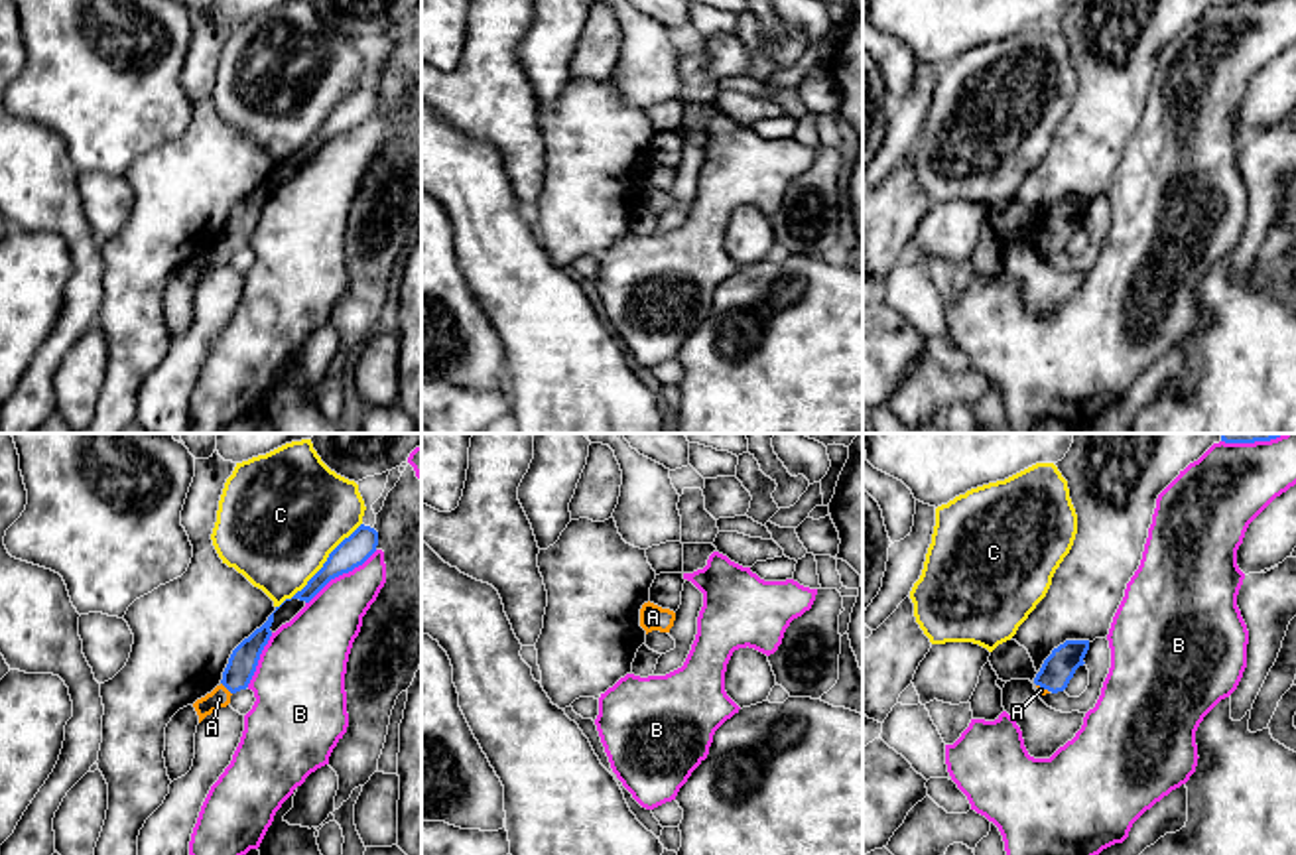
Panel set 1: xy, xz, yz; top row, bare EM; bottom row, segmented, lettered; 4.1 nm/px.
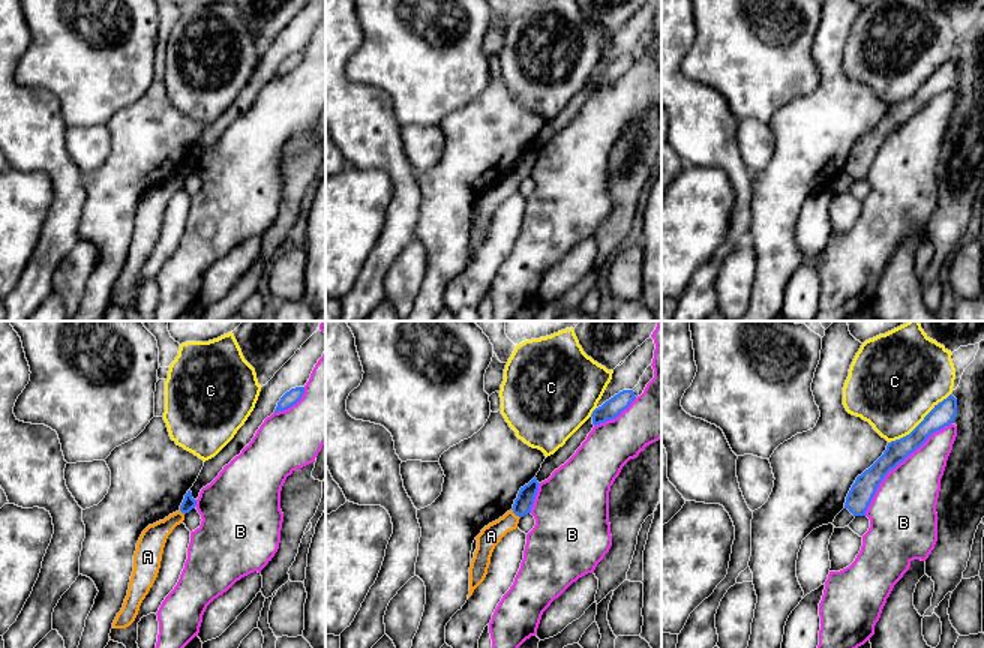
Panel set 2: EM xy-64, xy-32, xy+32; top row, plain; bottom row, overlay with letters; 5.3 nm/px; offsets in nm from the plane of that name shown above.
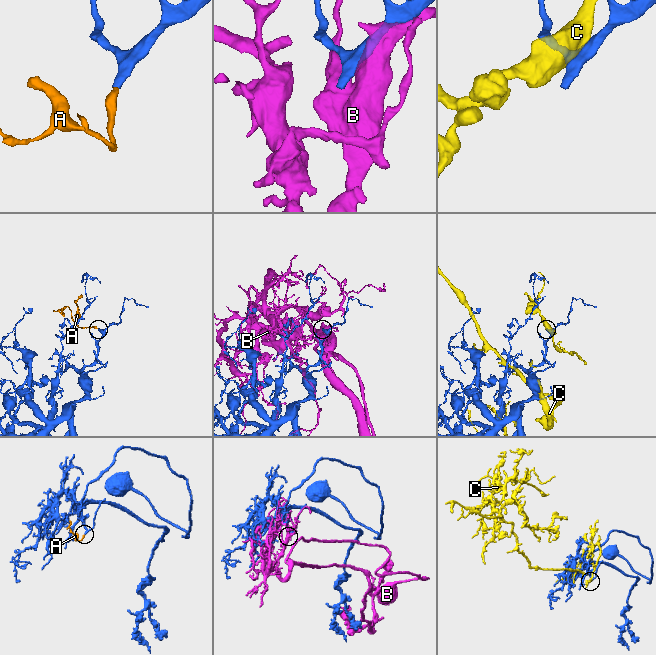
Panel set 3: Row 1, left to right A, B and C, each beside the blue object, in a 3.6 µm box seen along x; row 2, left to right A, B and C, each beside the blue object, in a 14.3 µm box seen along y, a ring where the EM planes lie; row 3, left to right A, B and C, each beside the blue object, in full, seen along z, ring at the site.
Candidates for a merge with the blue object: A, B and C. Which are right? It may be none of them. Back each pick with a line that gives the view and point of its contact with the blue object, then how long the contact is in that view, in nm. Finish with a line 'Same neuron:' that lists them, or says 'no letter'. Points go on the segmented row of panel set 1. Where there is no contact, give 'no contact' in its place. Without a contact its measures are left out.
A: xy (225, 686) | 70 nm
Same neuron: A

